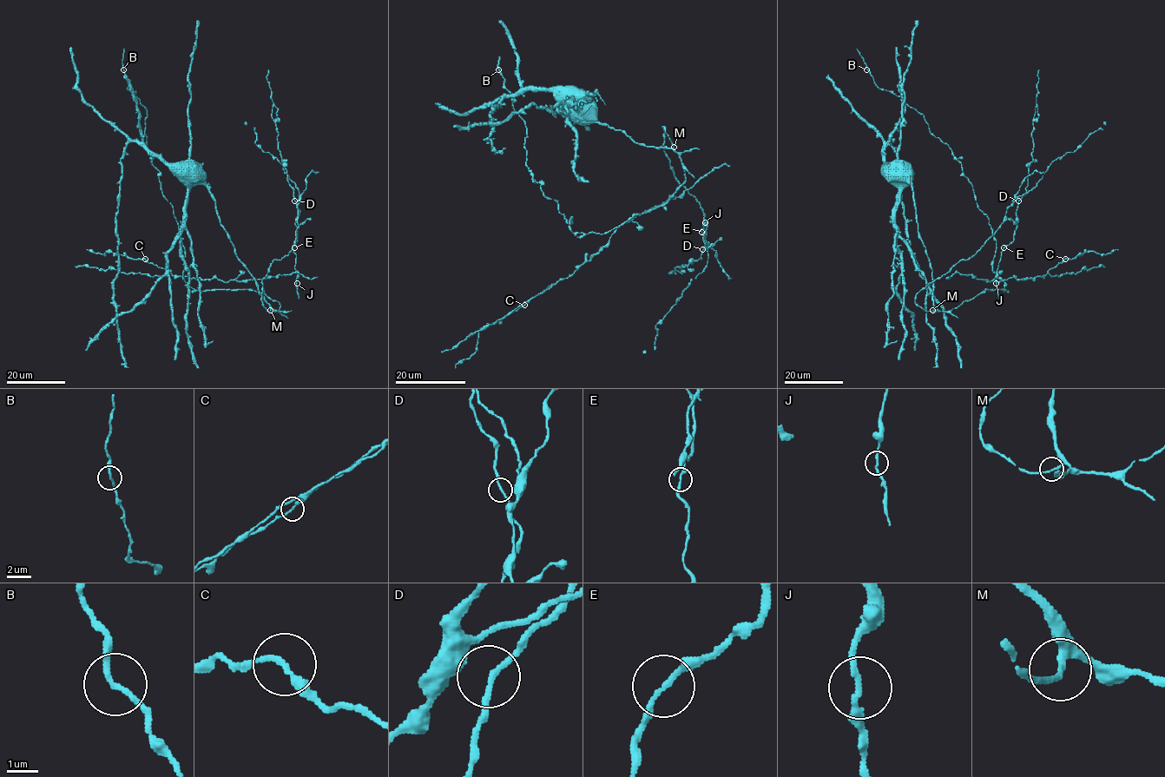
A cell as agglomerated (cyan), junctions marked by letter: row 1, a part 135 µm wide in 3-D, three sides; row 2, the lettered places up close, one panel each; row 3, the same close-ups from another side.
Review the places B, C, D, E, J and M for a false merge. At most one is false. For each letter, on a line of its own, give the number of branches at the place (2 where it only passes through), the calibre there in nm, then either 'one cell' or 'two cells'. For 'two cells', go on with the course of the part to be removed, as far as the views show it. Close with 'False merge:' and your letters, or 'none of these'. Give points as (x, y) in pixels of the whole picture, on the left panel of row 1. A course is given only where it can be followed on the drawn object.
B: branches 2; calibre 170 nm; one cell
C: branches 2; calibre 180 nm; one cell
D: branches 2; calibre 170 nm; one cell
E: branches 2; calibre 170 nm; one cell
J: branches 2; calibre 190 nm; one cell
M: branches 2; calibre 160 nm; one cell
False merge: none of these

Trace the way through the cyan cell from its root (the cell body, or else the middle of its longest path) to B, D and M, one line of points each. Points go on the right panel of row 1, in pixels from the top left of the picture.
B: (888, 168), (909, 168), (934, 306), (1004, 291), (961, 163), (866, 69)
D: (888, 168), (899, 162), (909, 168), (932, 270), (934, 309), (926, 311), (915, 295), (971, 257), (1018, 200)
M: (888, 168), (891, 163), (899, 162), (909, 168), (918, 232), (932, 270), (934, 306), (932, 310)

